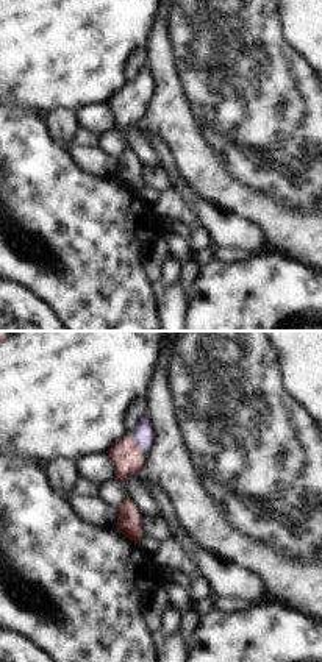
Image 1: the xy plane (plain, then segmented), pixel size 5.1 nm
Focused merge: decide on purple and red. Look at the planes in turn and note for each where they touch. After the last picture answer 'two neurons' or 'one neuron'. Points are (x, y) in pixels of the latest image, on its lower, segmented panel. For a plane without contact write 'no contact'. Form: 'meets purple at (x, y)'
meets purple at (135, 442)

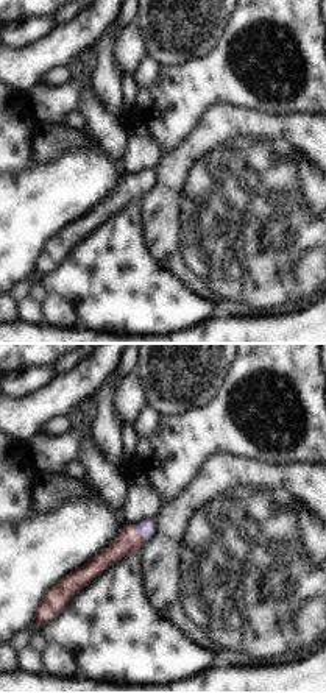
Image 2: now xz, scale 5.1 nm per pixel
meets purple at (138, 533)

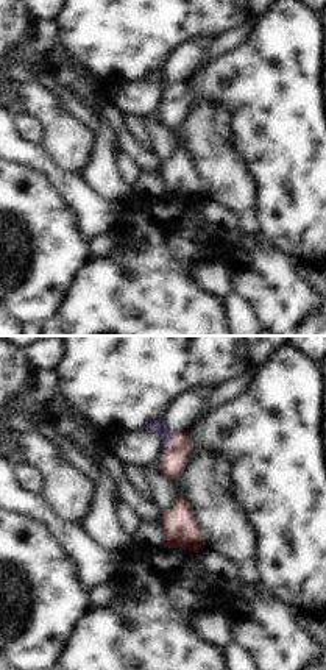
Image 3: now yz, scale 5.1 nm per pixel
meets purple at (172, 442)

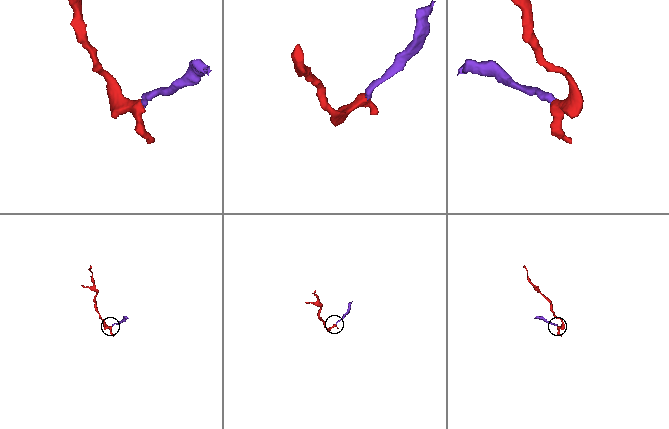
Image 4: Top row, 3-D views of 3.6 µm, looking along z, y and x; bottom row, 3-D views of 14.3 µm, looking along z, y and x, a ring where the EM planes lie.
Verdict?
one neuron

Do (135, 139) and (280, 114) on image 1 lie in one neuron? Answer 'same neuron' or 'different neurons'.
different neurons

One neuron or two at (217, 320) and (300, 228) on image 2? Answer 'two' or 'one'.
two

